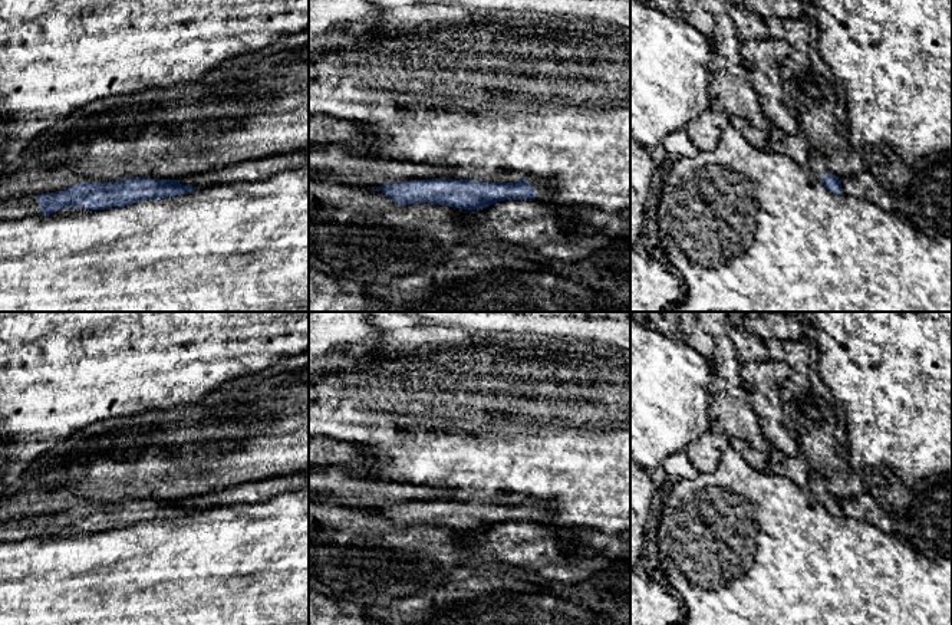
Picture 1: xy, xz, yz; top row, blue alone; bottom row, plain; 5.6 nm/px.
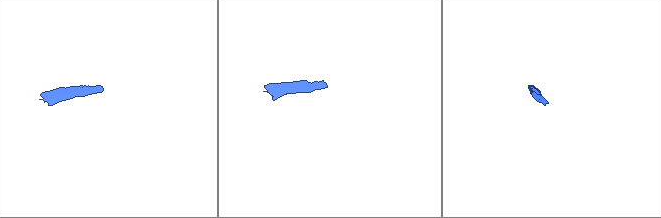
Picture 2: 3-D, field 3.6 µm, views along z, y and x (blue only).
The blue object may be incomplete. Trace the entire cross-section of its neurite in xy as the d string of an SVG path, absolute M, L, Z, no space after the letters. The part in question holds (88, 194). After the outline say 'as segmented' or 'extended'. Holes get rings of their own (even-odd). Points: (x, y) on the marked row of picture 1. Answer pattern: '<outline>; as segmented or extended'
M131 177L108 182L80 181L55 193L1 200L0 220L49 216L63 207L82 207L85 210L123 207L141 200L181 195L200 188L202 187L182 185L179 180L151 177Z; extended

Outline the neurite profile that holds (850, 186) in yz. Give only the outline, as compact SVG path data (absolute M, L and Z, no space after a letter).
M867 170L857 175L839 178L839 181L844 194L866 198L885 211L893 211L887 191Z

